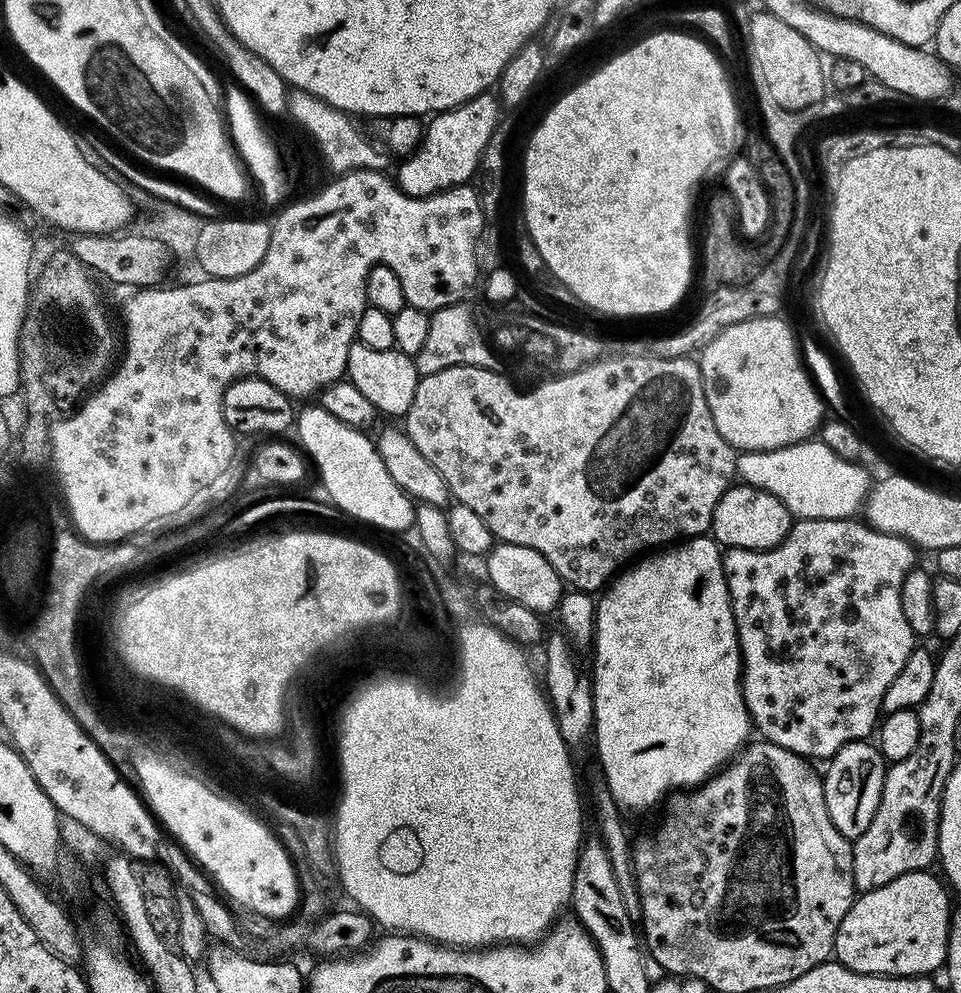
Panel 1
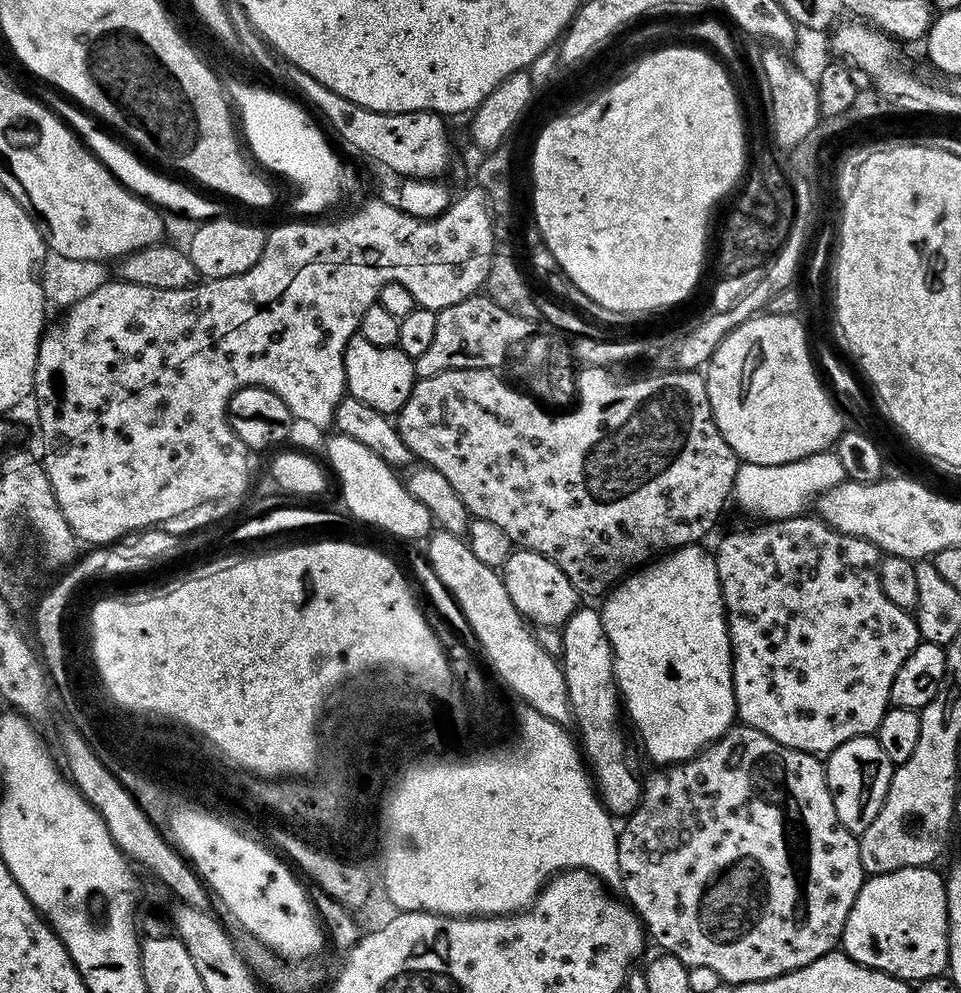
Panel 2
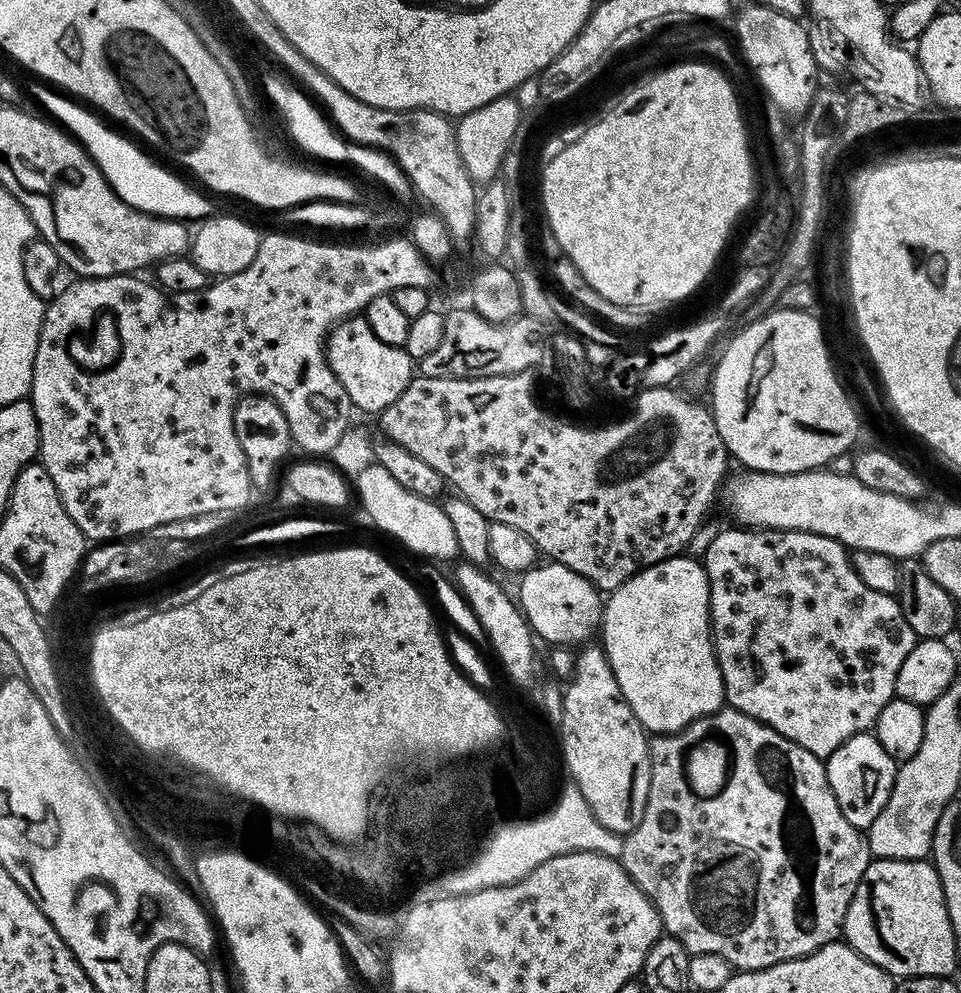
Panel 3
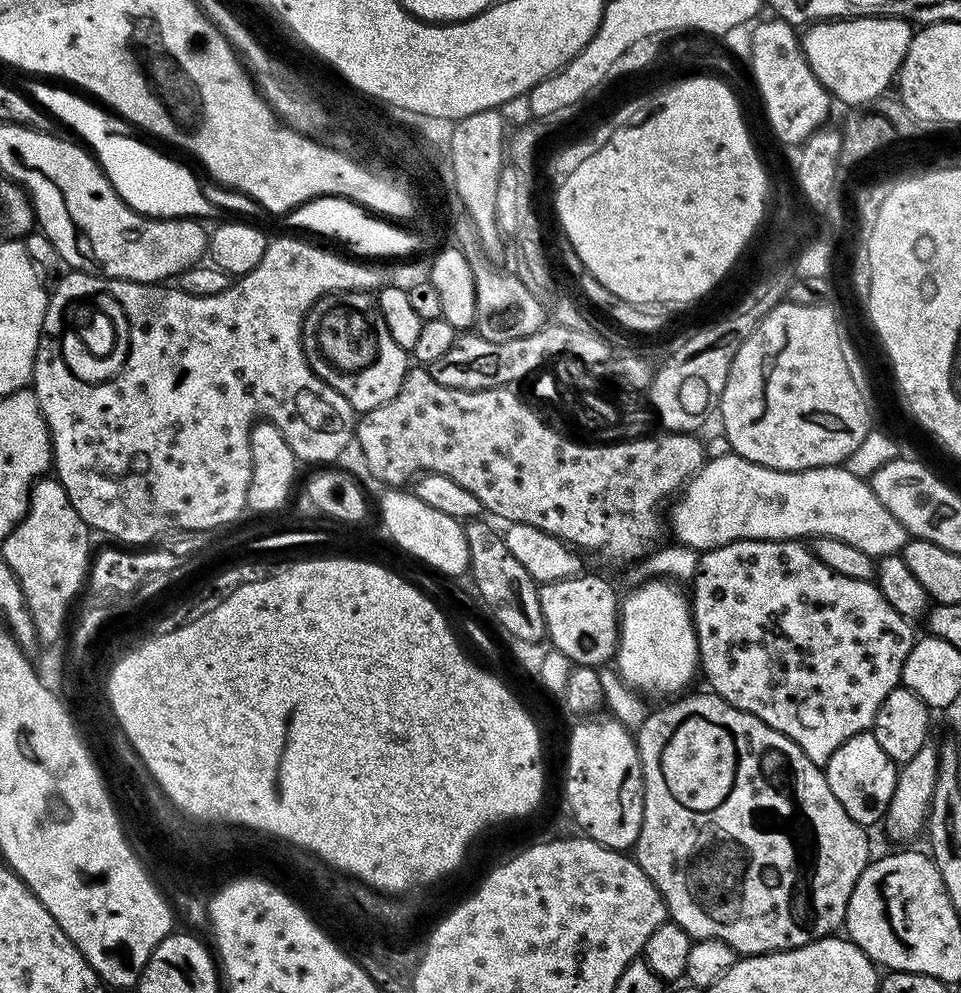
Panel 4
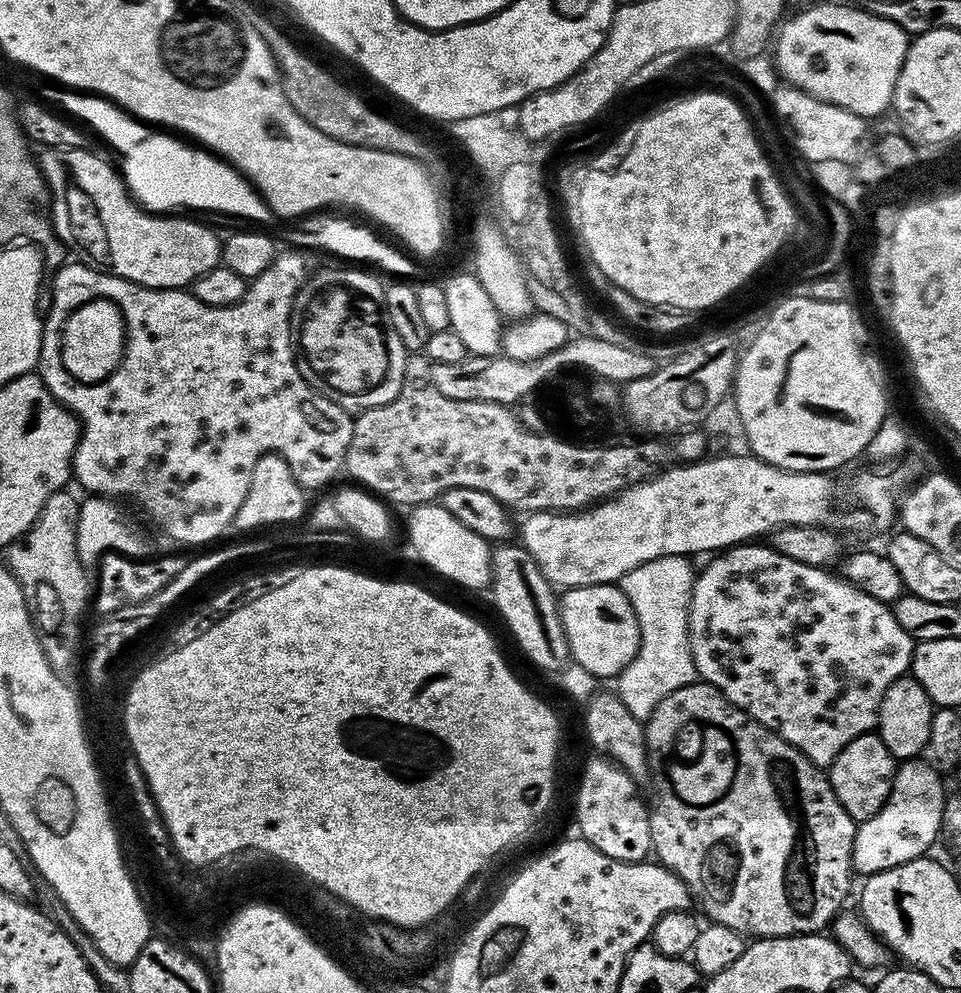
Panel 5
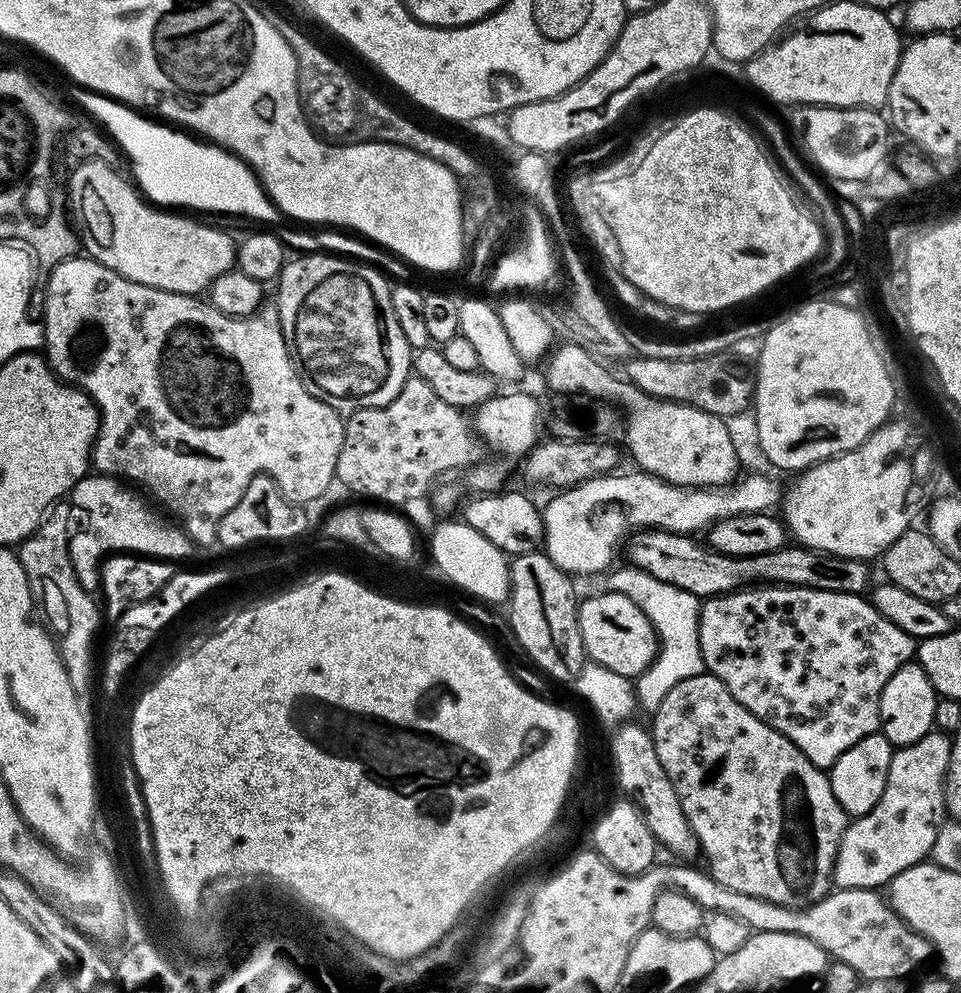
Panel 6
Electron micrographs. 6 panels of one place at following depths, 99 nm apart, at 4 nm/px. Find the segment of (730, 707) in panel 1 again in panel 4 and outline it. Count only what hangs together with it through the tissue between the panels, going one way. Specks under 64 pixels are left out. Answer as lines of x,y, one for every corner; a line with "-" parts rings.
646,579
620,604
620,643
614,664
623,683
637,693
672,698
698,676
700,651
692,625
692,606
685,589
683,592
680,588
671,579

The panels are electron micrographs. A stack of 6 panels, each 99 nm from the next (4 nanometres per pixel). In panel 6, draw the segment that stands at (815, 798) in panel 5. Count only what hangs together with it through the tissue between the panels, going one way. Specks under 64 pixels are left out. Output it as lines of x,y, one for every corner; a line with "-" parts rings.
707,670
674,686
650,720
658,762
678,794
699,851
708,859
708,875
738,894
752,894
787,908
808,908
828,895
834,884
832,867
850,817
834,798
825,769
814,766
790,738
750,714

